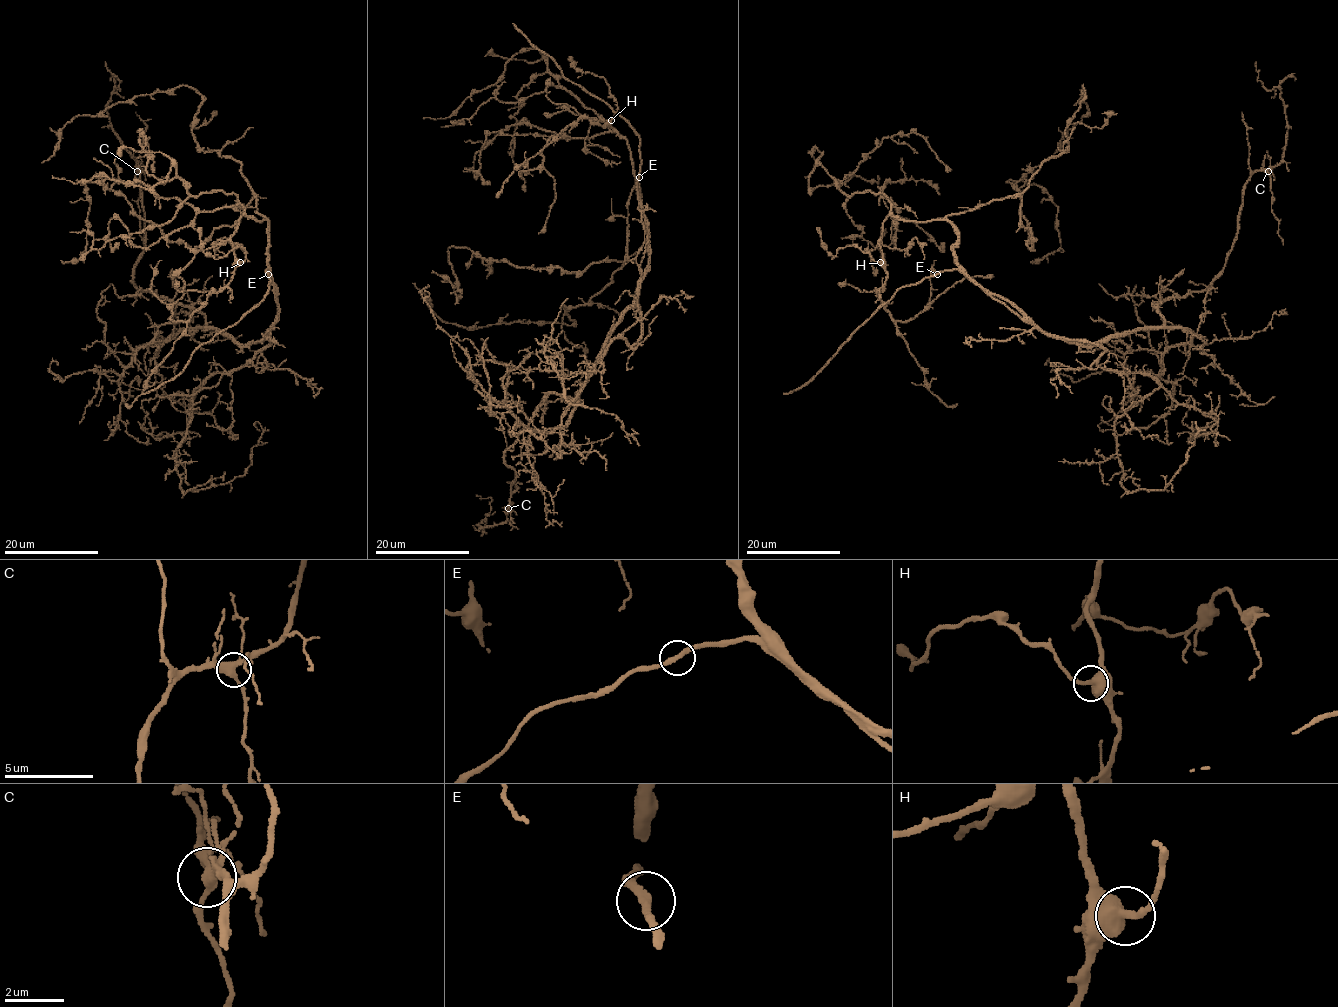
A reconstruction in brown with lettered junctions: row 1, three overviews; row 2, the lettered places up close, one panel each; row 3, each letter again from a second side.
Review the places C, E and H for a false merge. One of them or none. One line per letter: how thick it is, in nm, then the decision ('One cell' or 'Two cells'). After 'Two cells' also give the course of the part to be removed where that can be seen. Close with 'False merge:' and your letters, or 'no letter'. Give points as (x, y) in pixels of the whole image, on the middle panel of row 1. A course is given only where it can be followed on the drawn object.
C: Thickness 320 nm. One cell
E: Thickness 280 nm. Two cells. Course of the part to remove: (639, 177), (639, 136), (606, 103), (569, 81), (557, 64), (512, 23)
H: Thickness 440 nm. One cell
False merge: E

